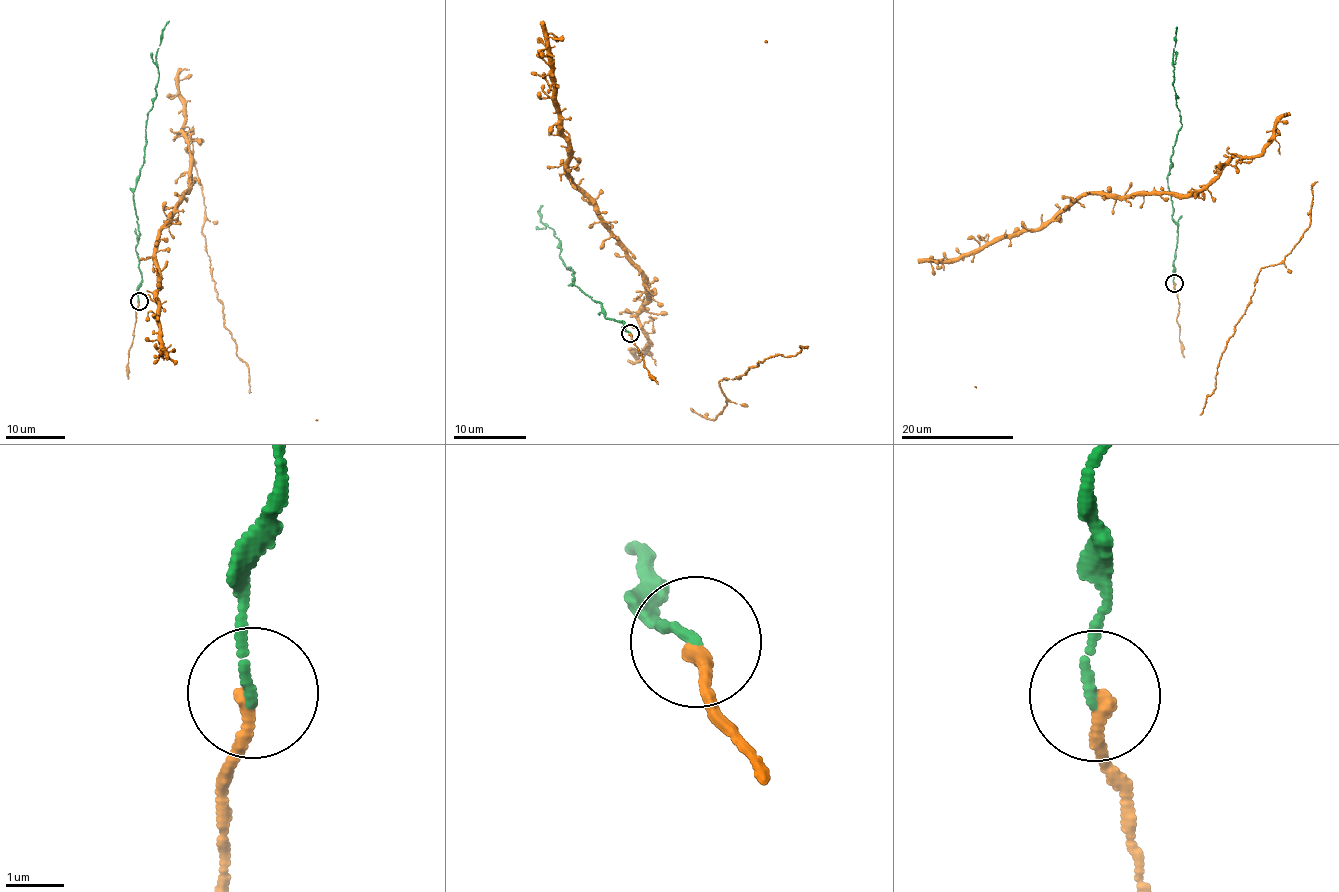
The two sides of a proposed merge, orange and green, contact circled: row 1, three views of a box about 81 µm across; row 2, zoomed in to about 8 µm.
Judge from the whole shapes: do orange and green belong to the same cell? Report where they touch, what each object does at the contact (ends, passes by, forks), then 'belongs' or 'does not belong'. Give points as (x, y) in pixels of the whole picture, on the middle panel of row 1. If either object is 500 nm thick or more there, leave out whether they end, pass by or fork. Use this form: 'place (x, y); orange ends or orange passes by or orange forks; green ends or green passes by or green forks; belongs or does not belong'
place (630, 333); orange ends; green ends; belongs

